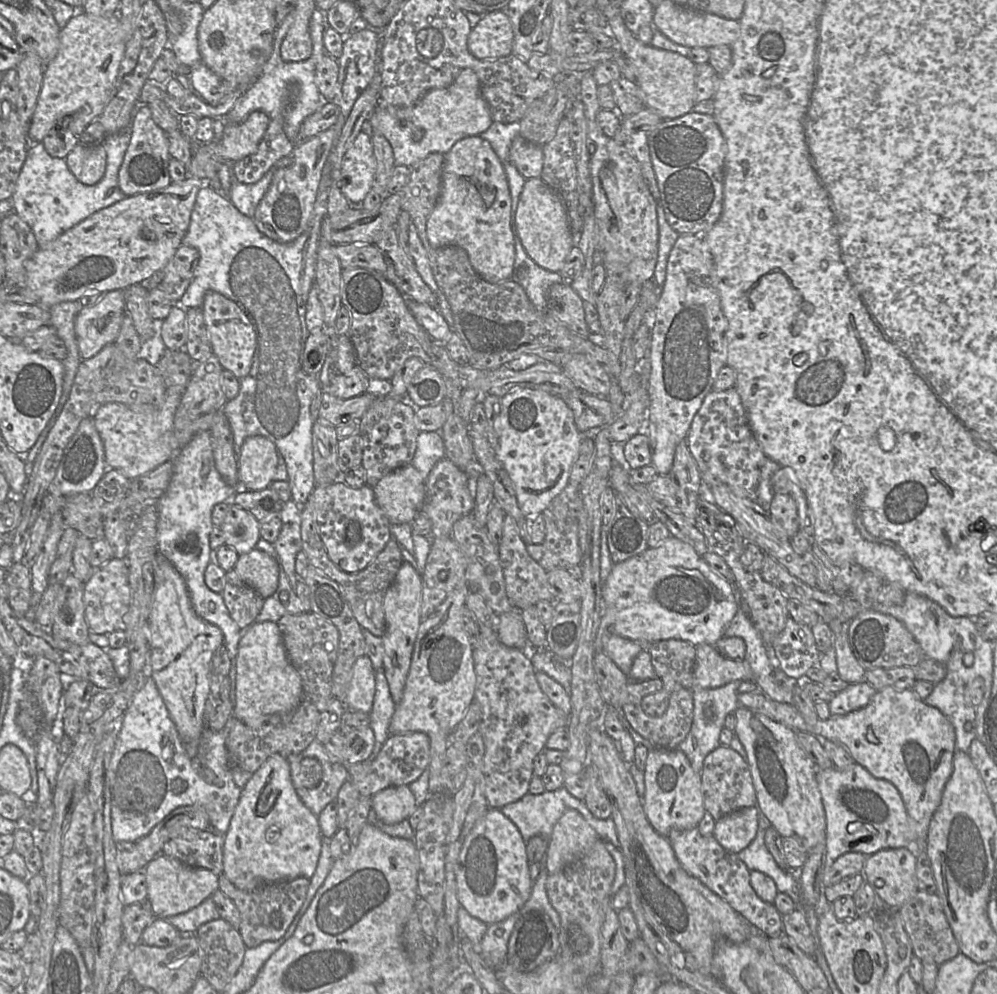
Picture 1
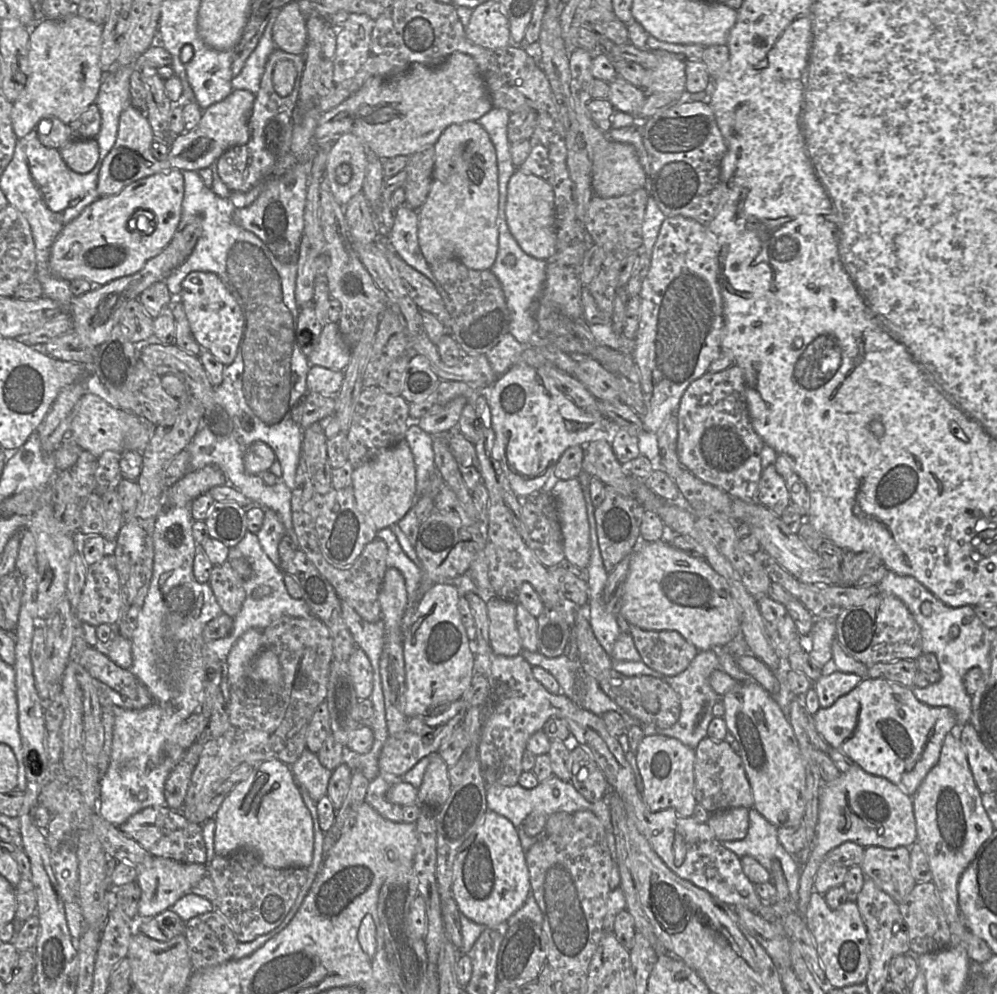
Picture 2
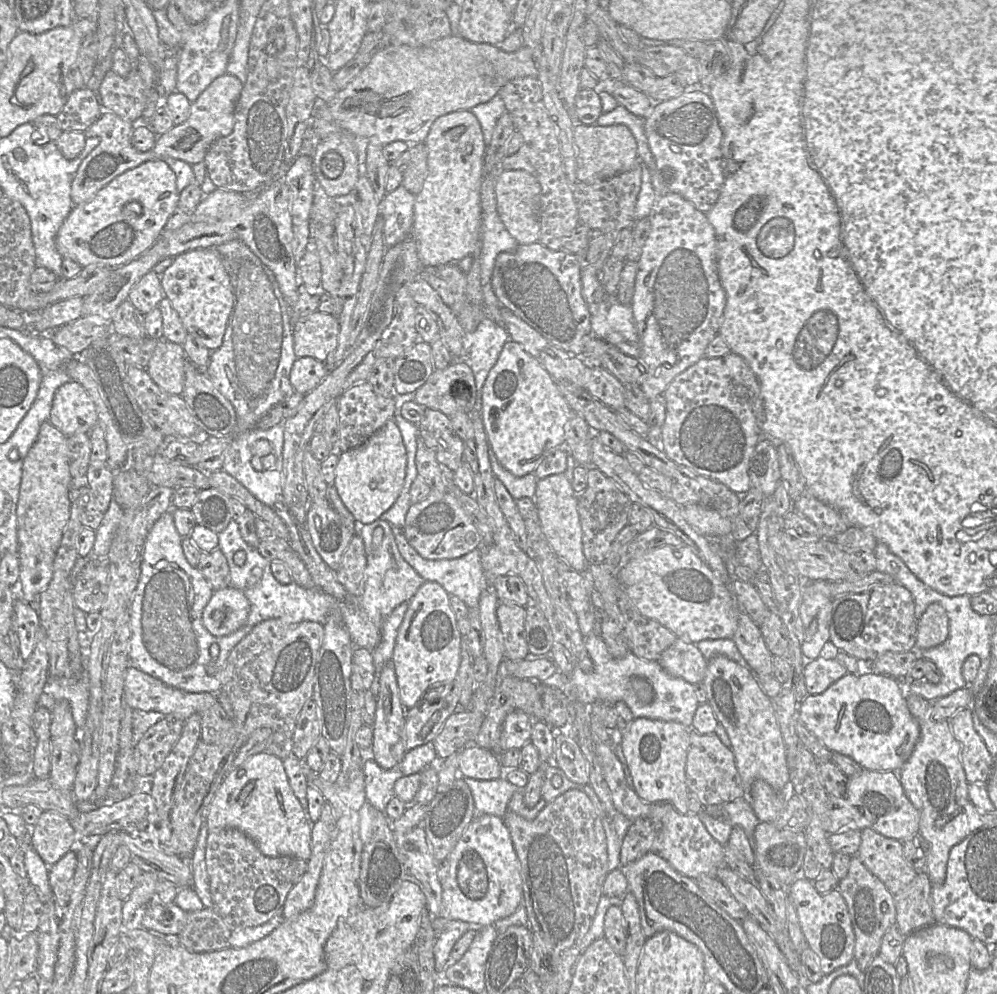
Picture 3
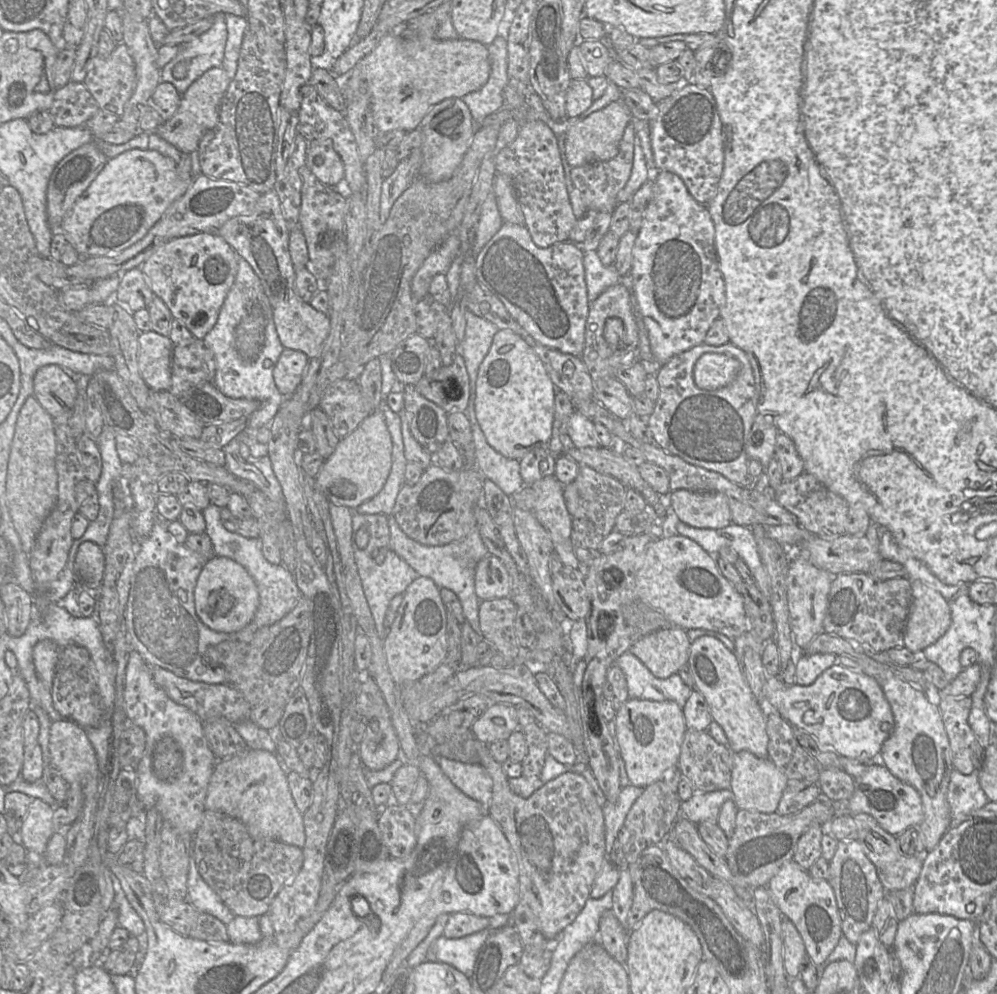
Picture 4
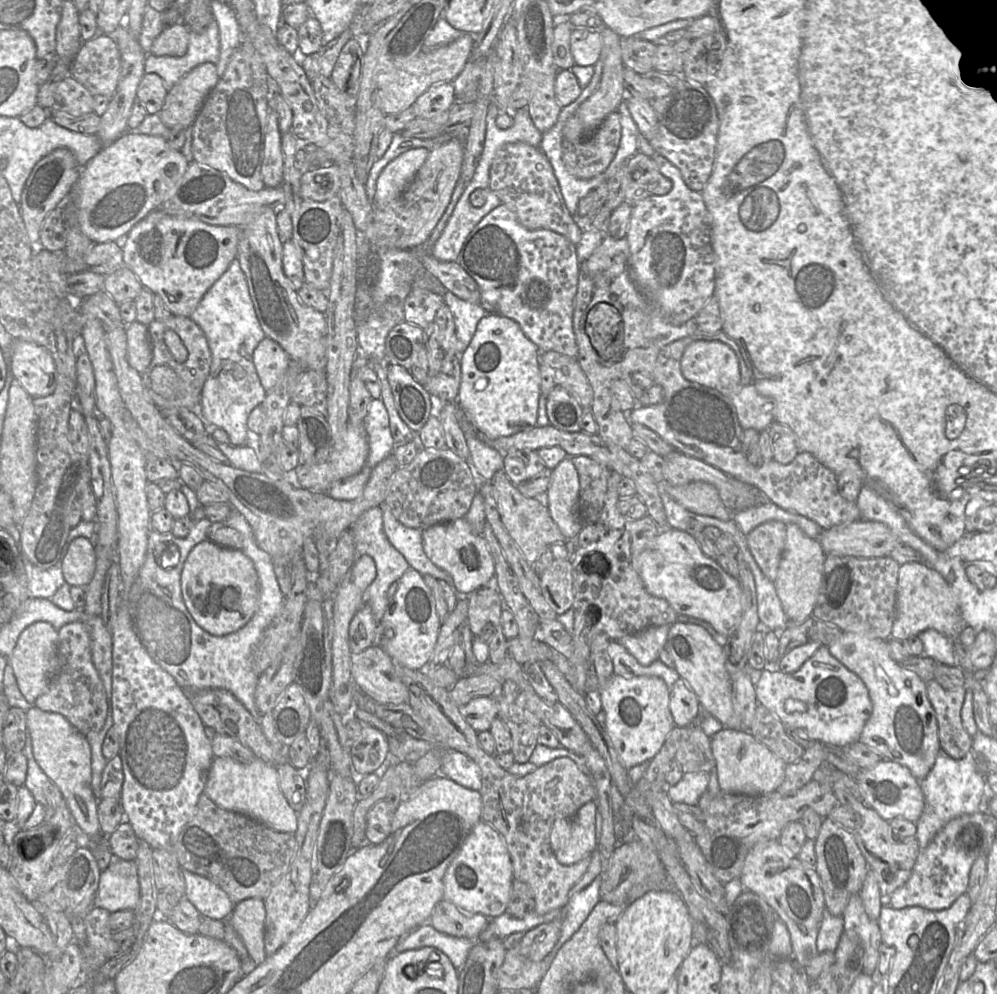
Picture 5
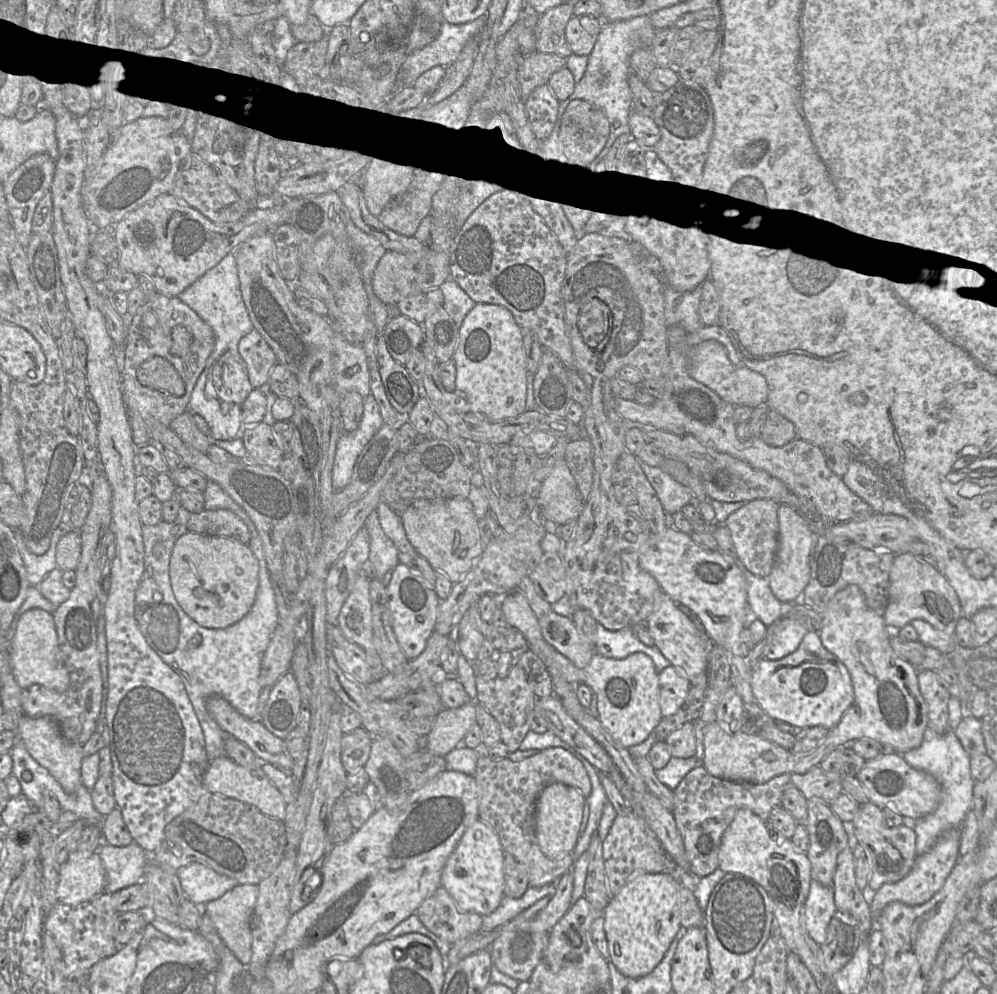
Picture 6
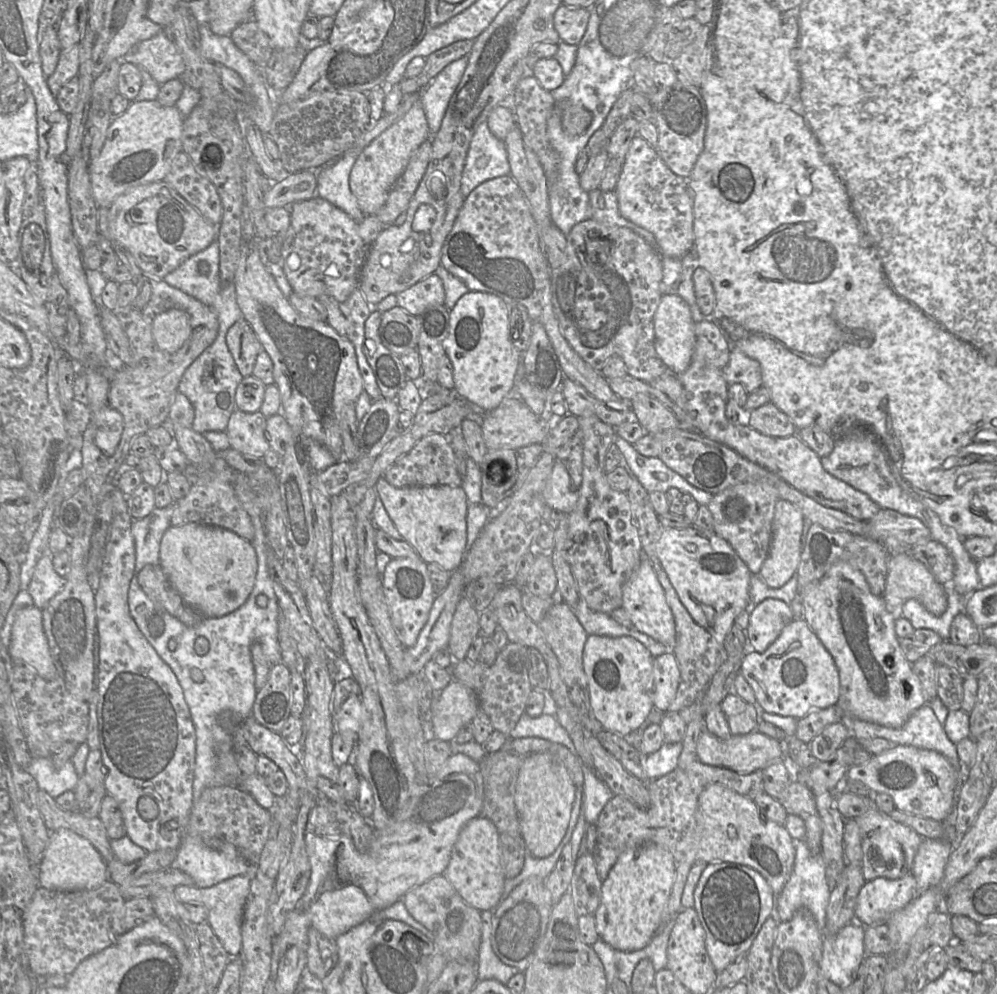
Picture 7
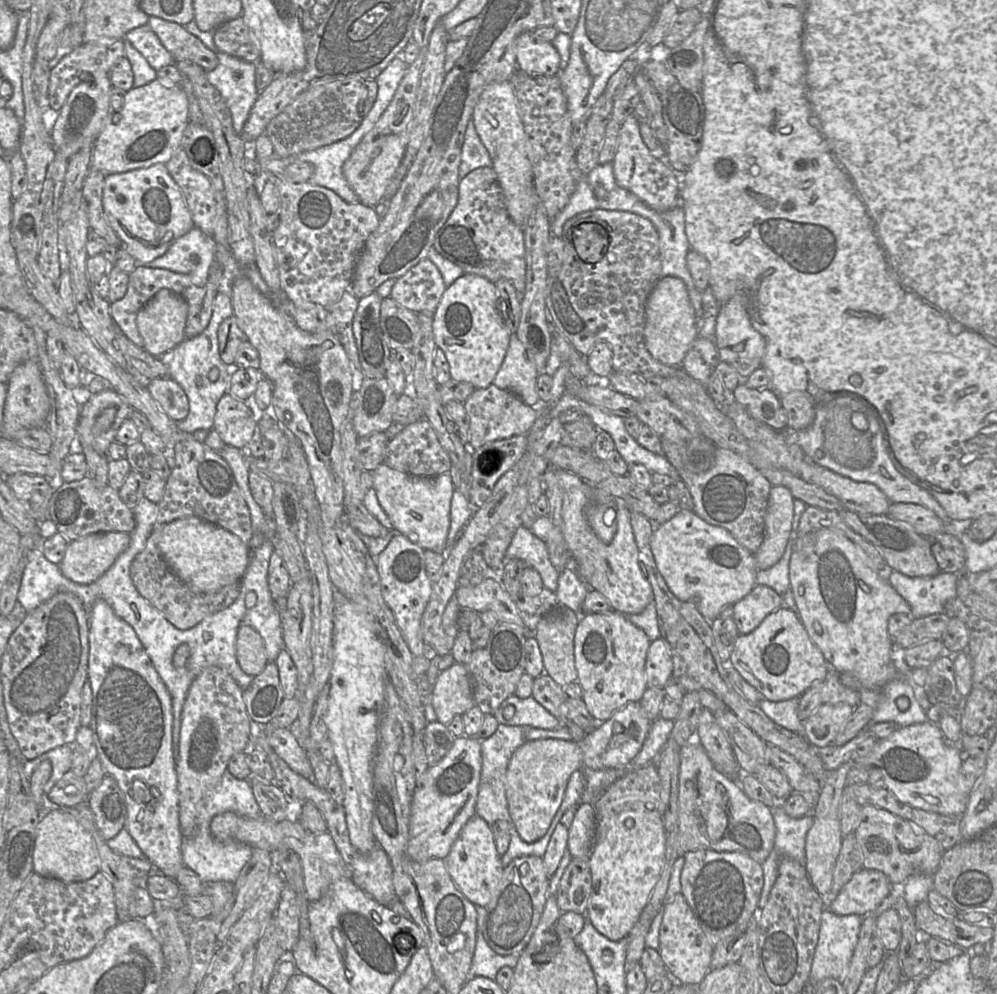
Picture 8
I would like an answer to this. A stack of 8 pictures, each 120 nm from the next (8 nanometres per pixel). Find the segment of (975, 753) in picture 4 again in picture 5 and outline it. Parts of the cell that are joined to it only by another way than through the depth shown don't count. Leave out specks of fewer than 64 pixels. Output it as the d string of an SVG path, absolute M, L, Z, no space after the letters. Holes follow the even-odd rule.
M935 679L926 683L928 699L934 709L940 747L953 759L972 752L972 736L963 728L961 709L966 688L945 689Z

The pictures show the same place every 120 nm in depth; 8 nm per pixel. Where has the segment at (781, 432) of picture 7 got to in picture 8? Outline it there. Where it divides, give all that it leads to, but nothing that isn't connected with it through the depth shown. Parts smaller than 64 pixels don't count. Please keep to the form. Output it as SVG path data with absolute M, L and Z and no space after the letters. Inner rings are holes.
M743 381L733 391L733 395L754 419L777 431L788 427L786 412L772 388L752 389Z

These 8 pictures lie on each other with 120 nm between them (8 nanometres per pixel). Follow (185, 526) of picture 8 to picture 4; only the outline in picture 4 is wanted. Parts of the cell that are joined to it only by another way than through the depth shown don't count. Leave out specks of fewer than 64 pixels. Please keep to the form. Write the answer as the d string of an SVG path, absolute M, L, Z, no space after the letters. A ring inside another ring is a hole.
M213 555L209 558L197 579L194 589L196 614L210 630L234 634L247 627L259 606L257 585L247 570L234 560Z

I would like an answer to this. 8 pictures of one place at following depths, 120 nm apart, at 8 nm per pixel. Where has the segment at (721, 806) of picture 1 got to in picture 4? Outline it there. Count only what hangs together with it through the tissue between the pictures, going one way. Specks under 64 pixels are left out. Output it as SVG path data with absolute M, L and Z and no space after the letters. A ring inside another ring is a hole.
M687 730L681 744L678 767L687 777L695 792L707 793L718 790L730 790L732 775L732 750L719 744L708 731Z

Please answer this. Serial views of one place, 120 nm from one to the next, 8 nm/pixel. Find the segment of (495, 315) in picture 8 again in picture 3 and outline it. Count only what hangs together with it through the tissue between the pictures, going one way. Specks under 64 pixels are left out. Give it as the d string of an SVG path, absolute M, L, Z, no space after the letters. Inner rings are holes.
M508 340L482 390L482 420L491 451L511 474L533 473L542 460L565 442L564 426L573 410L542 365L517 342Z

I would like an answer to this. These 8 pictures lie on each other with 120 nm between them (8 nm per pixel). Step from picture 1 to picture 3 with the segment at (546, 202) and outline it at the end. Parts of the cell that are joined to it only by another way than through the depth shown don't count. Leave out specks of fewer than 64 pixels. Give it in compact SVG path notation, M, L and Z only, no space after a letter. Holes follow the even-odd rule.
M522 170L502 171L495 184L497 211L507 231L519 245L539 243L539 203L541 186L537 179Z

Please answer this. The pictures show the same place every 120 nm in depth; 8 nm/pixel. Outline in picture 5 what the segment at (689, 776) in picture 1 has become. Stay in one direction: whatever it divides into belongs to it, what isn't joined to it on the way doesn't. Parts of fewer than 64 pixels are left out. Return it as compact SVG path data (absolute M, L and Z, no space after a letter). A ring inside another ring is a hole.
M613 674L598 691L605 713L604 728L623 766L630 768L649 762L661 749L675 727L670 711L670 689L655 676L627 679Z

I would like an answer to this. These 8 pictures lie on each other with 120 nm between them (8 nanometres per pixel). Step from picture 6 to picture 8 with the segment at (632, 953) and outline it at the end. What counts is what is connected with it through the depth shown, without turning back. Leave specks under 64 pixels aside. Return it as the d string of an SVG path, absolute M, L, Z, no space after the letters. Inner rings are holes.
M655 810L622 811L606 832L599 832L596 824L594 844L588 857L592 892L586 917L609 940L626 938L647 906L666 864L665 842L661 816Z

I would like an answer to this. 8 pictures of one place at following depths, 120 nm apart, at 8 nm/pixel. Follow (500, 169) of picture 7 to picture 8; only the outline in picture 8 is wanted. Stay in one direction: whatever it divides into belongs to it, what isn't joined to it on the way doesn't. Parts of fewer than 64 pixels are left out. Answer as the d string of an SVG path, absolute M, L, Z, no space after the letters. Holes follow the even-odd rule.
M470 121L466 128L462 146L459 178L464 178L468 173L477 168L491 168L491 165L489 153L481 142L473 122Z

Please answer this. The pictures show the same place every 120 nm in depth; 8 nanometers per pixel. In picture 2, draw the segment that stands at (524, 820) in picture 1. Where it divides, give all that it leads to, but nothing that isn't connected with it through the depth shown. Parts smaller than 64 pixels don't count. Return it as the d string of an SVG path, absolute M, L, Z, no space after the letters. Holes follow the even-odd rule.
M554 774L545 781L539 782L532 789L523 788L519 784L510 787L486 785L486 801L488 810L506 817L516 828L520 827L532 812L541 813L549 817L558 812L573 814L577 811L591 811L601 821L605 830L612 832L611 814L607 801L602 799L594 803L588 802L571 782L565 782Z

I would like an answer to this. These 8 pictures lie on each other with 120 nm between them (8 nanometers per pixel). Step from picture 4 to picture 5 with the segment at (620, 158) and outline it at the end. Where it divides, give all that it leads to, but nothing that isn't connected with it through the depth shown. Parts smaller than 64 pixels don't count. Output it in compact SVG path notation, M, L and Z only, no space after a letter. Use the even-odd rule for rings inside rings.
M610 113L588 140L572 143L562 139L566 169L580 179L591 179L604 173L616 156L621 140L619 114Z

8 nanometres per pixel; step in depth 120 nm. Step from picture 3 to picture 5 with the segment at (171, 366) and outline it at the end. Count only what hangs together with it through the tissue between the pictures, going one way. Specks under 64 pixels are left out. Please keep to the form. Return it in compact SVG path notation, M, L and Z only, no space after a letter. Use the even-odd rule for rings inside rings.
M134 321L126 325L126 344L128 361L136 371L142 373L152 362L152 349L147 326Z

